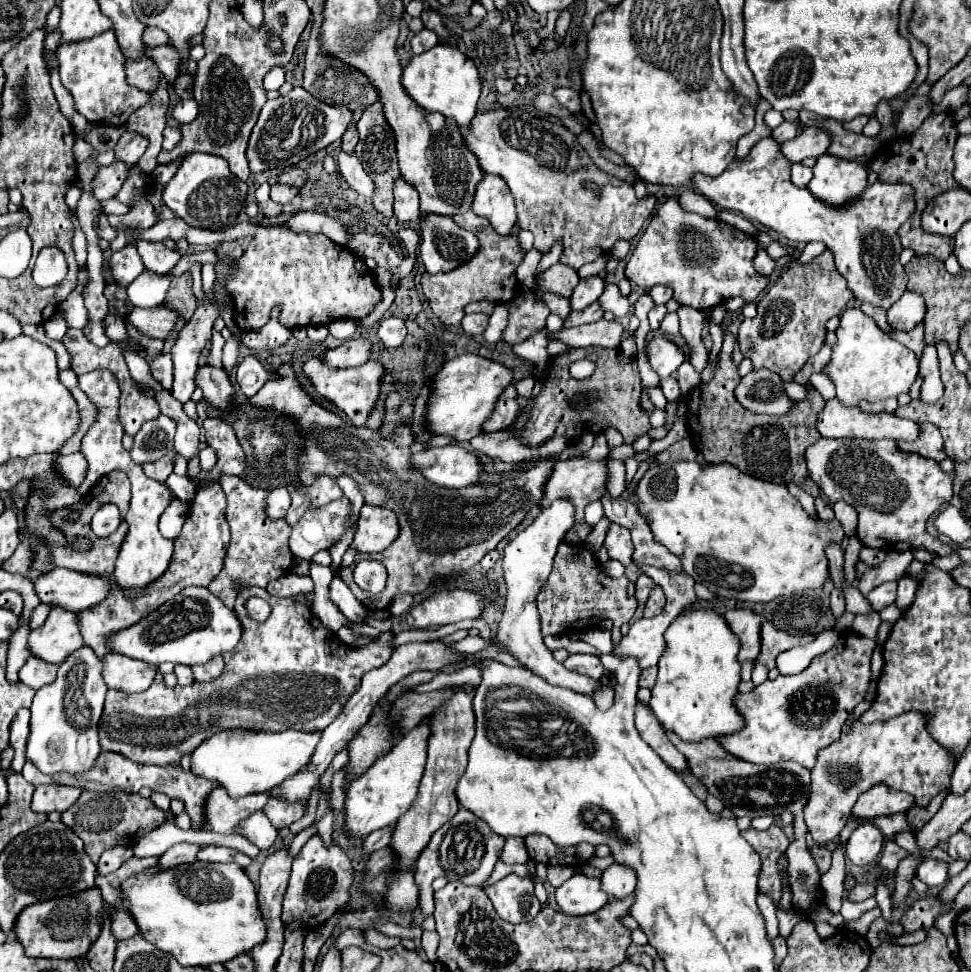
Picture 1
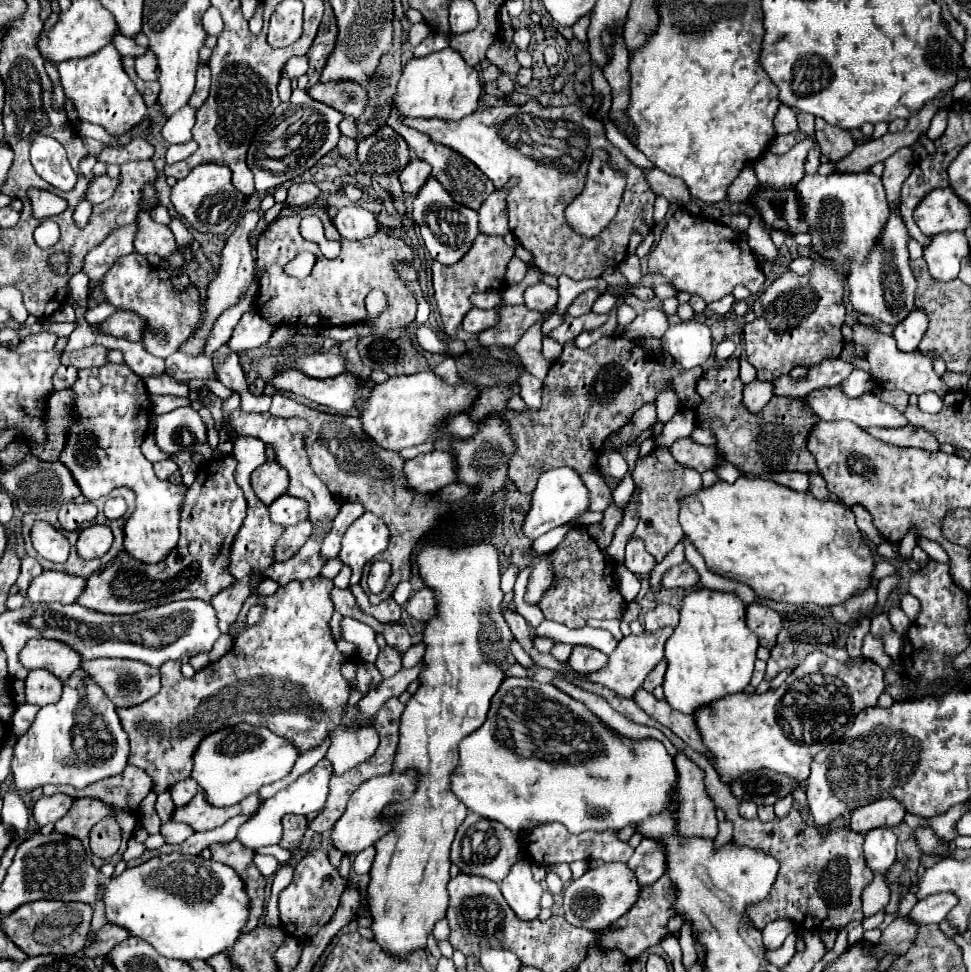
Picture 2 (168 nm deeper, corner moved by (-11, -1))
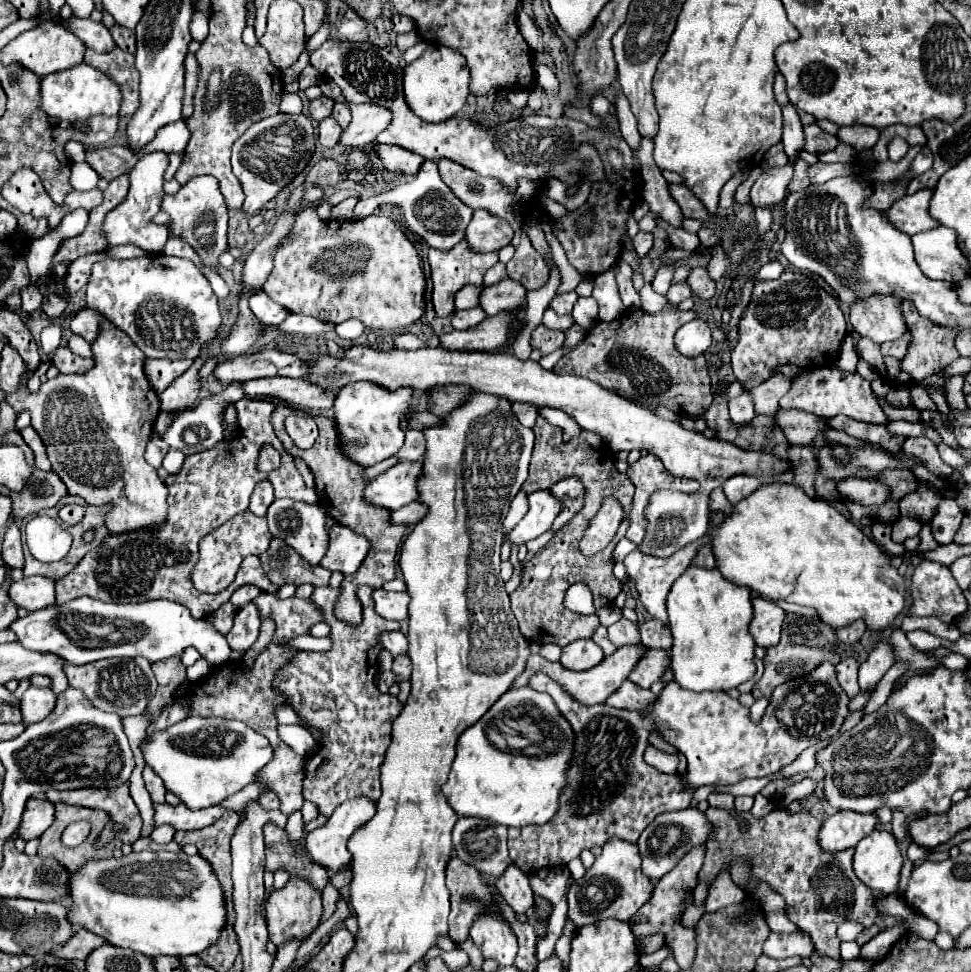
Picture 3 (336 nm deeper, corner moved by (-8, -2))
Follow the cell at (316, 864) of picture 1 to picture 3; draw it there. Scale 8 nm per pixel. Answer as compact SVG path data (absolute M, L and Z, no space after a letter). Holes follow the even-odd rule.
M291 877L285 887L277 889L269 895L265 901L265 921L269 929L269 941L275 945L283 945L291 939L307 939L313 929L321 923L323 917L323 901L321 891L313 889L313 885L305 885L305 881L297 881L297 877Z

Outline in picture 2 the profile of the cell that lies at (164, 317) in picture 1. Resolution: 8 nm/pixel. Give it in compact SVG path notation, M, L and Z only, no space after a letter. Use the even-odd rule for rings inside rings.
M114 312L108 316L104 322L98 324L98 330L116 336L116 338L126 338L126 340L140 340L140 316L132 316L132 312Z

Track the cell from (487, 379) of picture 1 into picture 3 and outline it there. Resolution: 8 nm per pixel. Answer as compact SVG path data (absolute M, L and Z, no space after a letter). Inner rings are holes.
M359 381L345 385L335 397L335 421L341 435L343 451L359 465L375 465L387 457L393 457L405 443L405 431L401 429L401 417L409 411L409 401L415 389L399 387L395 391L381 389L371 381Z

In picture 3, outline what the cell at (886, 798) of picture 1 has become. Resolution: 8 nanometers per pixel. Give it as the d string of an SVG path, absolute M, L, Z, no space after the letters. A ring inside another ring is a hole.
M837 811L833 817L827 817L819 831L819 843L825 851L843 851L855 847L863 837L867 837L873 829L877 829L879 819L873 813L853 813L853 811Z

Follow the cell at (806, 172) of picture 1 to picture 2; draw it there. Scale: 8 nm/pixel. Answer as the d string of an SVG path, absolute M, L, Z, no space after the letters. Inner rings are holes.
M812 148L810 152L808 152L808 156L806 156L806 174L816 174L816 170L818 170L818 166L820 166L820 150L818 148Z

